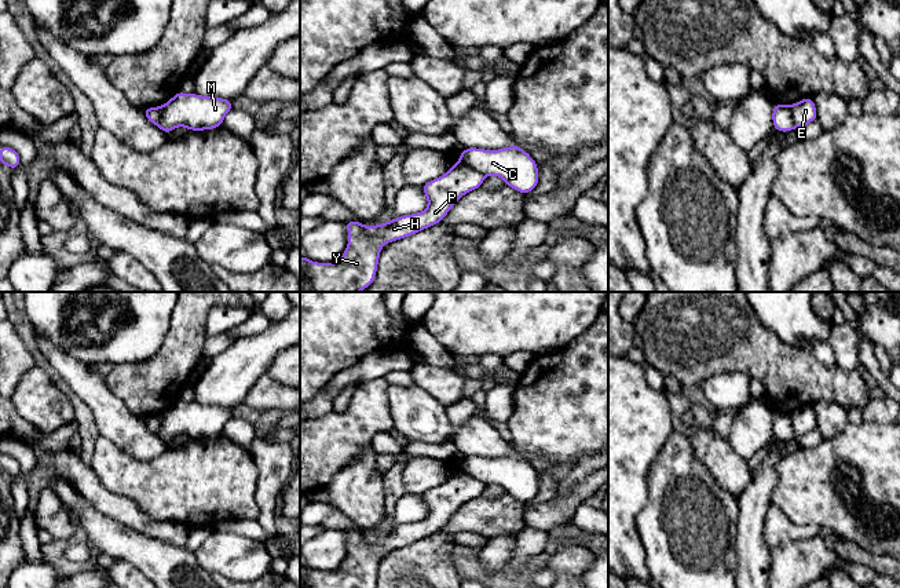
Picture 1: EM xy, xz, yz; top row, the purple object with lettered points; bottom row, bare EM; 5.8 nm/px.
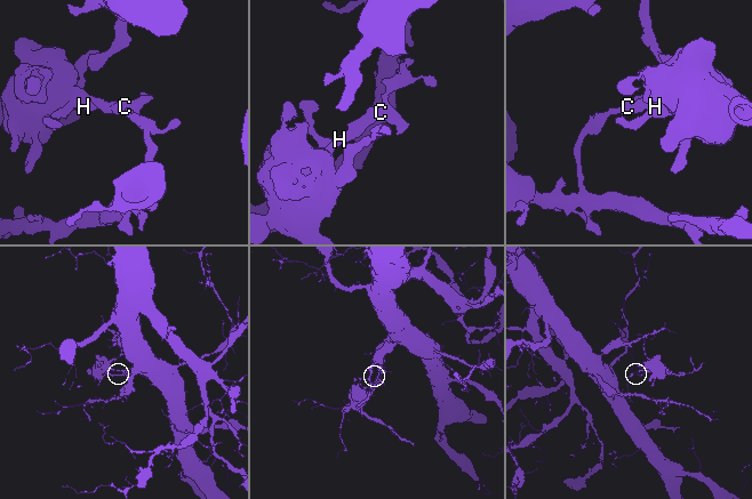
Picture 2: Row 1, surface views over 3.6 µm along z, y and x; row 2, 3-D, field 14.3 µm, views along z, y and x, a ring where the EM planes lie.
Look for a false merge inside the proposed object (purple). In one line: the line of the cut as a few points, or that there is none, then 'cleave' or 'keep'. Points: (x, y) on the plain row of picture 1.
cut in xz along (460, 470), (485, 484); cleave

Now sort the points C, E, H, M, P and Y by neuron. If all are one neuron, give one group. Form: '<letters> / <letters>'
C M / E H P Y

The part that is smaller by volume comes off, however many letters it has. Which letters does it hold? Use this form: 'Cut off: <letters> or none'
Cut off: E, H, P, Y

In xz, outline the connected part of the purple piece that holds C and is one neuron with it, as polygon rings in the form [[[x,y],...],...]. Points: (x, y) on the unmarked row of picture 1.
[[[516,453],[497,459],[469,456],[464,457],[458,467],[460,471],[484,485],[501,486],[505,493],[523,504],[534,498],[539,489],[538,472],[526,459]]]

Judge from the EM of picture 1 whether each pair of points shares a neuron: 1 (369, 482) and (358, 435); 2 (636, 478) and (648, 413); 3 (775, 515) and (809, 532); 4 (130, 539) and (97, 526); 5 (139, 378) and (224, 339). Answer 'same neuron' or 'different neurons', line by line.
1: different neurons
2: same neuron
3: same neuron
4: same neuron
5: different neurons

